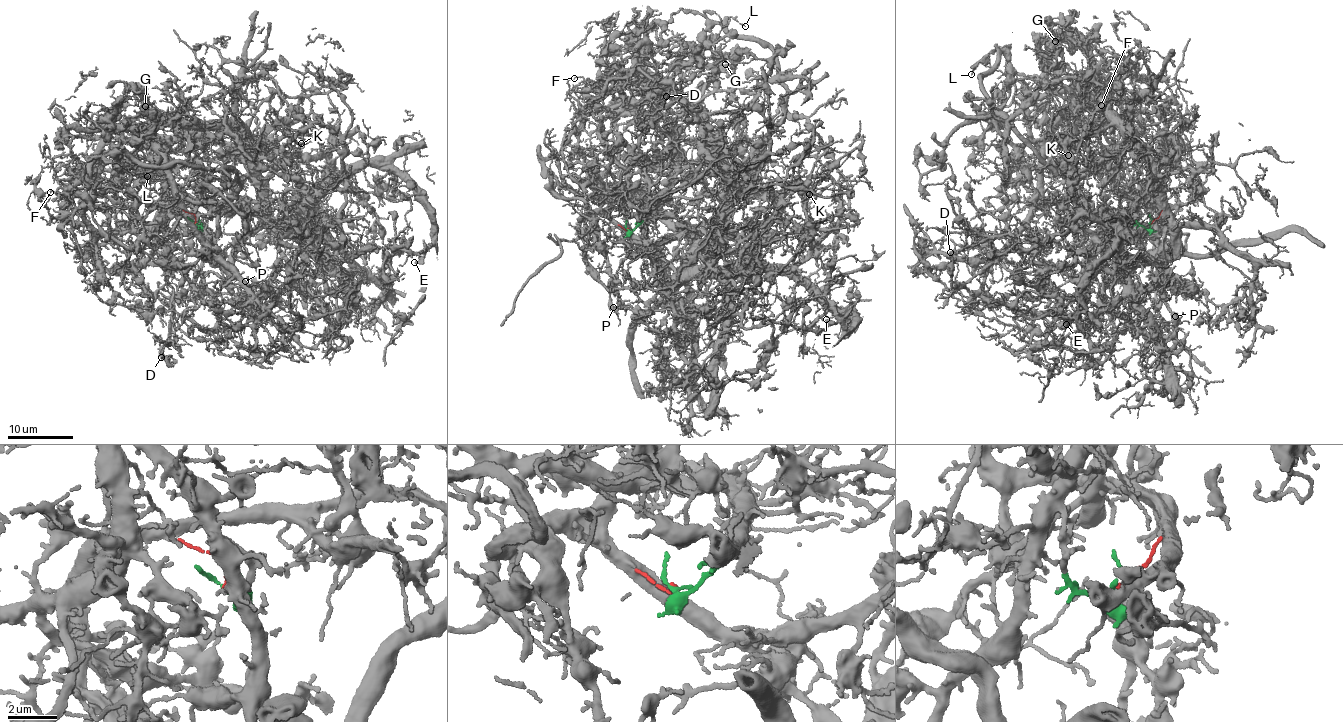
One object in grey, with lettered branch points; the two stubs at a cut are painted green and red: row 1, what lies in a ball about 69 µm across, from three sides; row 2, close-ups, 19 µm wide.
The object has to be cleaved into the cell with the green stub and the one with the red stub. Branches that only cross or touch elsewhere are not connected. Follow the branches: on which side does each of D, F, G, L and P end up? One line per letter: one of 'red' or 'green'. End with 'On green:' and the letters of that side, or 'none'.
D: red
F: red
G: red
L: red
P: red
On green: none

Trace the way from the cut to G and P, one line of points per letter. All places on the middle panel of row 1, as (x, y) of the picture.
G: (628, 229), (610, 213), (627, 173), (597, 134), (603, 129), (598, 111), (680, 68), (729, 69), (726, 64)
P: (628, 229), (591, 214), (579, 222), (588, 245), (585, 251), (588, 262), (608, 289), (613, 307)

